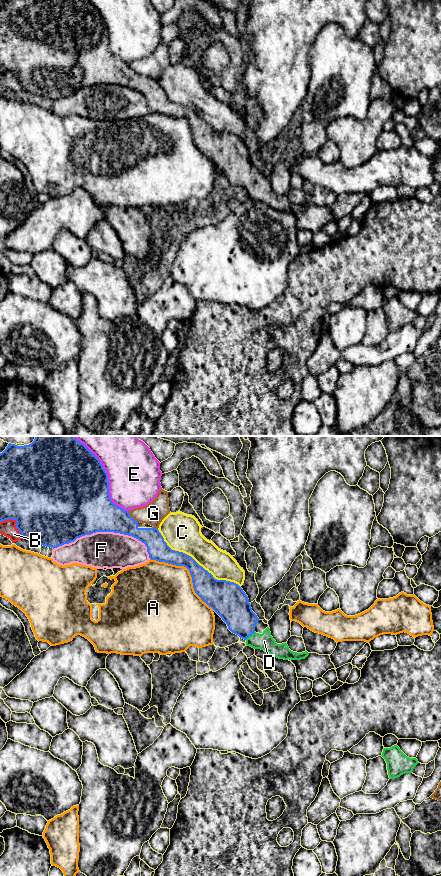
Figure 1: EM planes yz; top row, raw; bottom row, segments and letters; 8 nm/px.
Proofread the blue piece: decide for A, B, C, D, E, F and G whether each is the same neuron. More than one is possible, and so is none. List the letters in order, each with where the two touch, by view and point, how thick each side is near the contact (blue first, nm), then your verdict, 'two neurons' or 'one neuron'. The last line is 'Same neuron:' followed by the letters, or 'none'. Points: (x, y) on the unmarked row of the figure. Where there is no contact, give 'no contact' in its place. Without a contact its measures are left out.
A: meets blue in yz at (189, 123); 200 nm thick on the blue side, 440 nm on the other; two neurons
B: meets blue in yz at (16, 73); 500 nm thick on the blue side, 130 nm on the other; two neurons
C: meets blue in yz at (195, 113); 200 nm thick on the blue side, 300 nm on the other; two neurons
D: meets blue in yz at (250, 187); 260 nm thick on the blue side, 140 nm on the other; one neuron
E: meets blue in yz at (108, 35); 500 nm thick on the blue side, 420 nm on the other; two neurons
F: meets blue in yz at (106, 83); 420 nm thick on the blue side, 300 nm on the other; two neurons
G: meets blue in yz at (131, 69); 280 nm thick on the blue side, 170 nm on the other; two neurons
Same neuron: D

